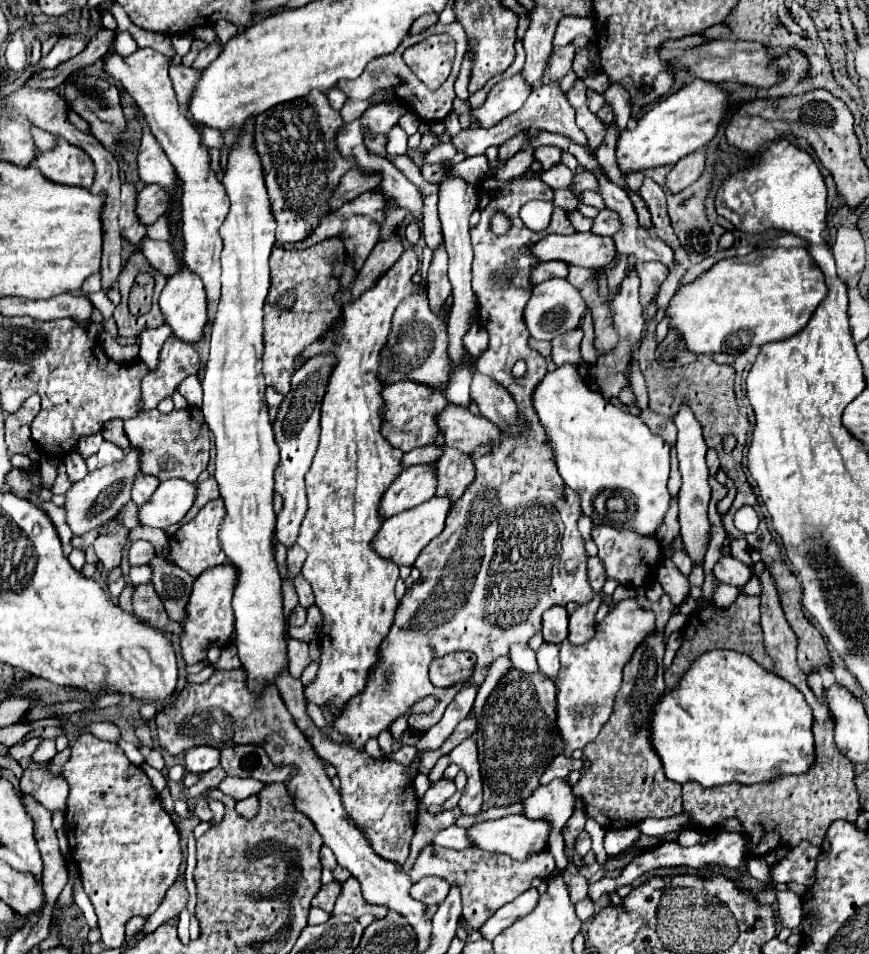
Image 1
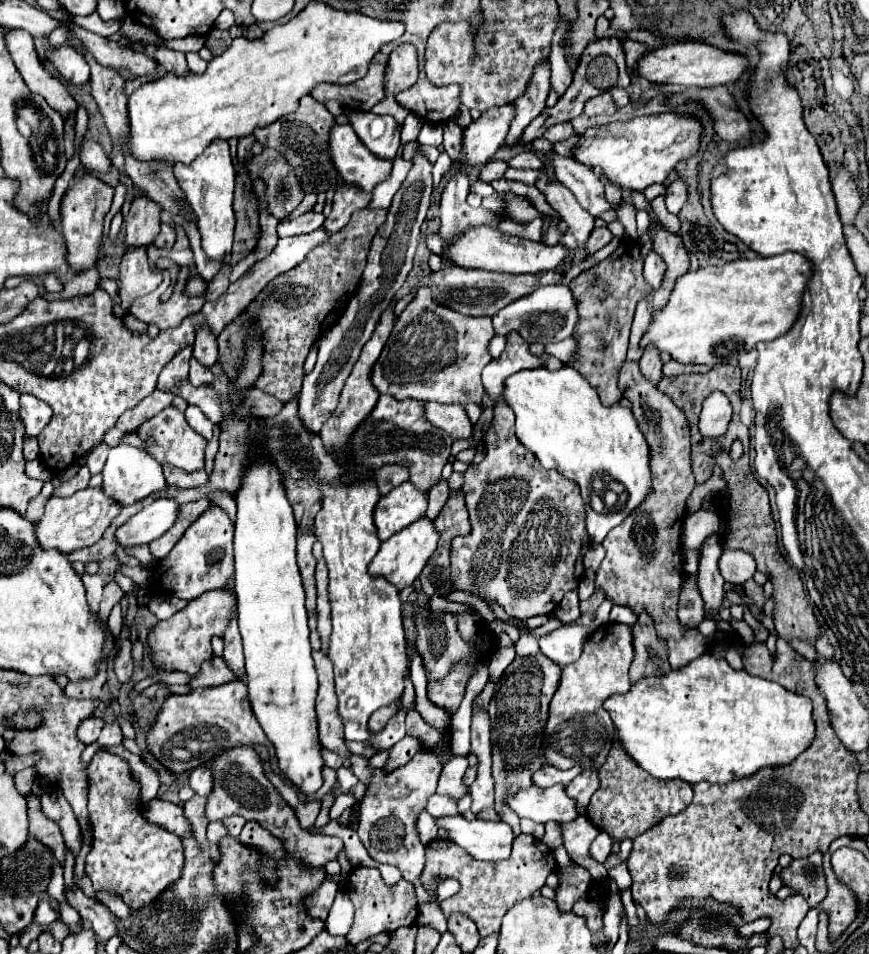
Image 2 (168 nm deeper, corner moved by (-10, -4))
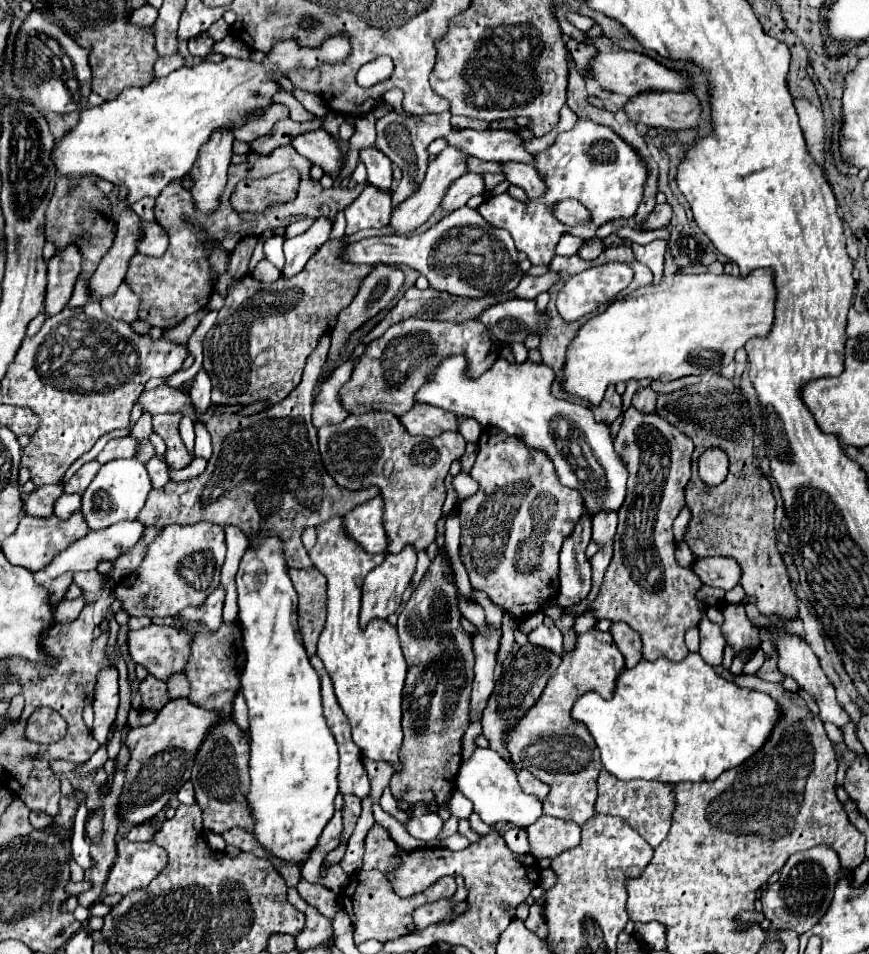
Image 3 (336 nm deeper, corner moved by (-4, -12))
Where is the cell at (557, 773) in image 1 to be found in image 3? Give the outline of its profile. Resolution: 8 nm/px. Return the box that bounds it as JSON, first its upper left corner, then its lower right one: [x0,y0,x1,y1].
[518,769,548,799]

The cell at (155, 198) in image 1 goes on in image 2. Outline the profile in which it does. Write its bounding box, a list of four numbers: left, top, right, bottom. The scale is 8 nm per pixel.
[122,197,160,247]

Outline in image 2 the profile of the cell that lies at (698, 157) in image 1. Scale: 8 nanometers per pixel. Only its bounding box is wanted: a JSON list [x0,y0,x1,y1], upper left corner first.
[666,179,686,215]

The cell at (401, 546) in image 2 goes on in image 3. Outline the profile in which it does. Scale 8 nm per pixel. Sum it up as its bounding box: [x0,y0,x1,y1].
[360,545,416,625]

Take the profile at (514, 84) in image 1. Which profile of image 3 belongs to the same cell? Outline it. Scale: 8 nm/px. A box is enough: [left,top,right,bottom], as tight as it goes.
[388,147,470,235]

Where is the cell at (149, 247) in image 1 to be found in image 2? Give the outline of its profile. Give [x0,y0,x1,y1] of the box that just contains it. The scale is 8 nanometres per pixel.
[152,223,176,247]

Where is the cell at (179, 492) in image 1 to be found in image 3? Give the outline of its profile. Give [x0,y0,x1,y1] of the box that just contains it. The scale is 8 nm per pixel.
[44,521,144,579]

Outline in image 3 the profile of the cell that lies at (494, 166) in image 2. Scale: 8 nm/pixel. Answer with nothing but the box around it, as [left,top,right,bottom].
[440,173,486,211]

